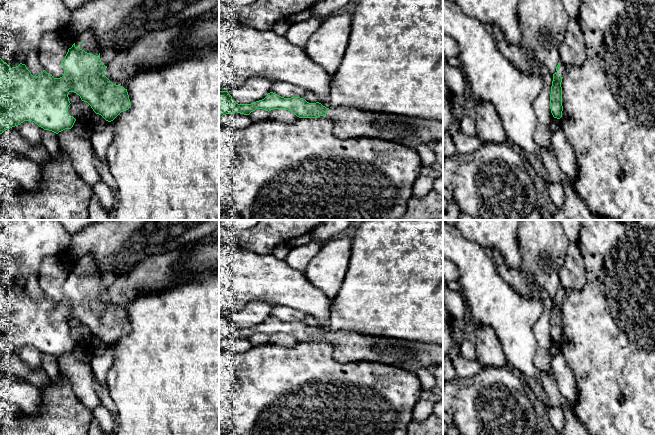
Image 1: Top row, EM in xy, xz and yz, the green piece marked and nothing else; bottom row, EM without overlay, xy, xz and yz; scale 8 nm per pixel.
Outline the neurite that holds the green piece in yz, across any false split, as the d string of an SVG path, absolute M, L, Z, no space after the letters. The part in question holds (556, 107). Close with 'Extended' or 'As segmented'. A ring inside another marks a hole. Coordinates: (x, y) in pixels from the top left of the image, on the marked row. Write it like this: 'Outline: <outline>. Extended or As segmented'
Outline: M570 18L563 42L559 46L560 60L553 74L550 94L550 109L554 118L562 117L561 82L567 66L581 67L586 60L584 36L577 18Z. Extended

